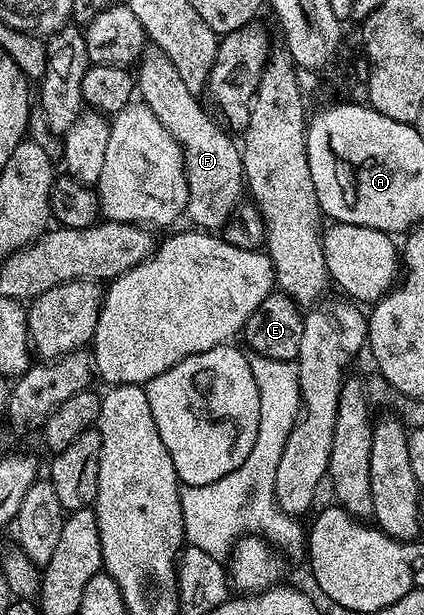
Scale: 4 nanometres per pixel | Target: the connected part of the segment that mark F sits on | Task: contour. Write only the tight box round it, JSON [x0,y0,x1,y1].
[138,50,245,233]

